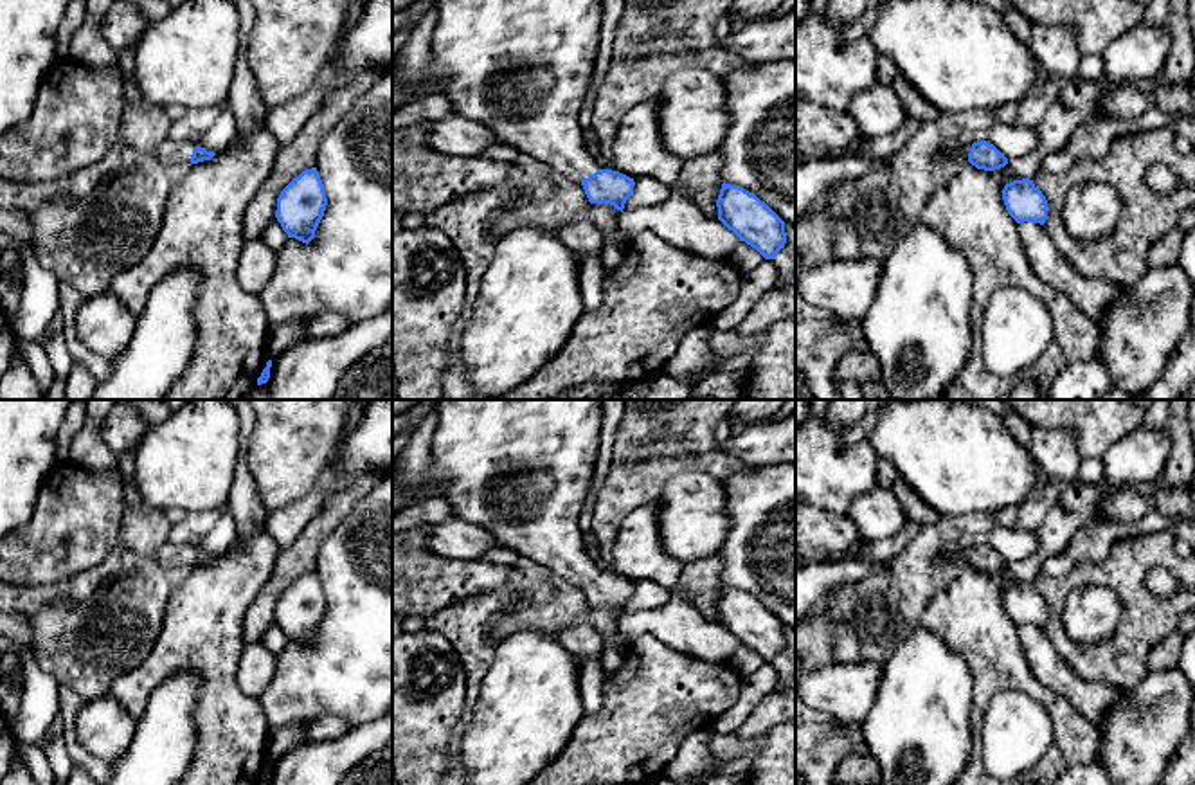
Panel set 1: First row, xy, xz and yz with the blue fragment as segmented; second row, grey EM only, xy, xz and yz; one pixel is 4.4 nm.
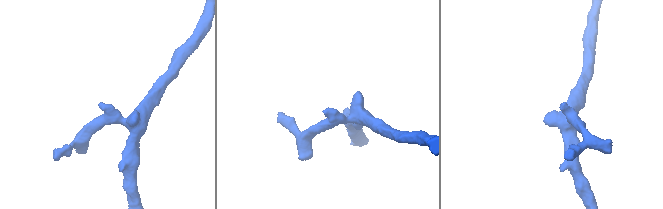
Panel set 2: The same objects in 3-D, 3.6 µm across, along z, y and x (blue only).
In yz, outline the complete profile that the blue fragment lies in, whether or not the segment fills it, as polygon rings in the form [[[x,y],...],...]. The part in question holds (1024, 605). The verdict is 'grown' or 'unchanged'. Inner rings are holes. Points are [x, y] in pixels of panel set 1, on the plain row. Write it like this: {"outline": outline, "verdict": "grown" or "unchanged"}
{"outline": [[[1029,582],[1006,587],[1002,603],[1006,614],[1017,627],[1033,625],[1044,628],[1047,623],[1047,603]]], "verdict": "unchanged"}

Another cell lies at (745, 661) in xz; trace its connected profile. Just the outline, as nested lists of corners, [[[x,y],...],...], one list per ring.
[[[738,645],[727,661],[743,679],[750,679],[765,663],[756,652],[745,645]]]

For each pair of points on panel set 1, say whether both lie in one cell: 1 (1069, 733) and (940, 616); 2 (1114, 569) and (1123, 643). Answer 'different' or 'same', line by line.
1: same
2: same

